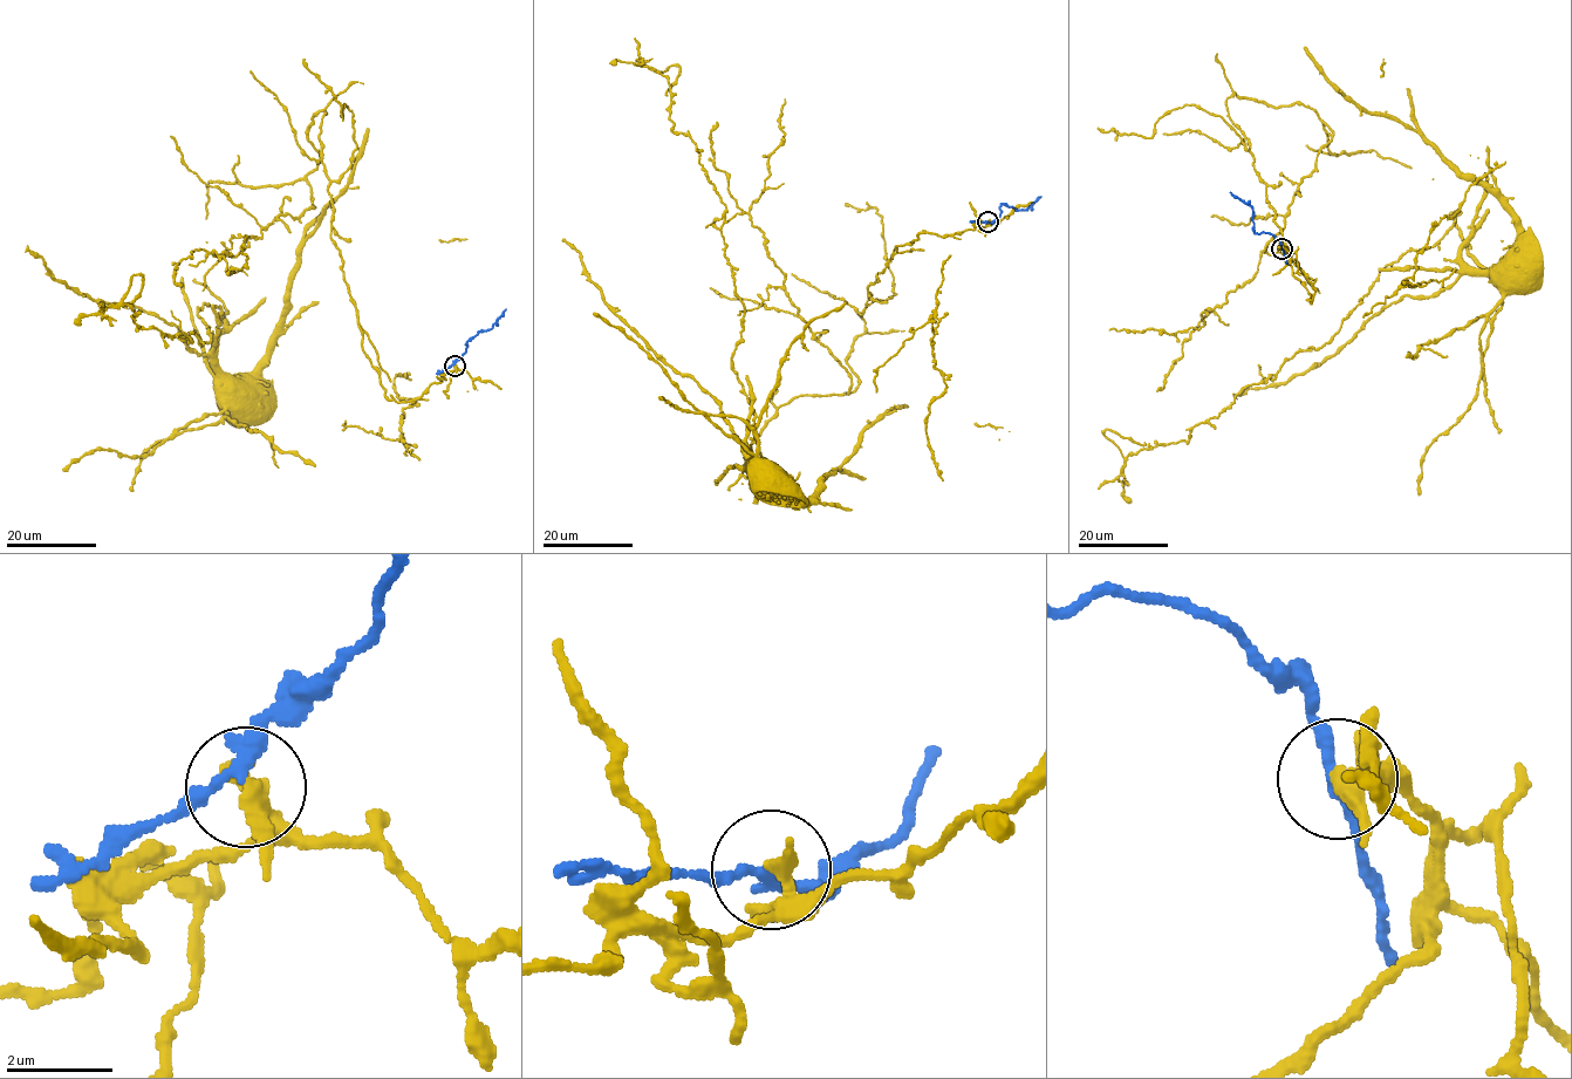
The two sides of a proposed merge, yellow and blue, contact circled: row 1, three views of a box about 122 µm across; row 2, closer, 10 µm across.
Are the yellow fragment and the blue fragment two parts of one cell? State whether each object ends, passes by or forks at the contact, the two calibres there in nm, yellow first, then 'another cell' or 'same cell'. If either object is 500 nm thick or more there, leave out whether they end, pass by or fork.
yellow forks; blue passes by; calibres 220 and 220 nm; another cell

